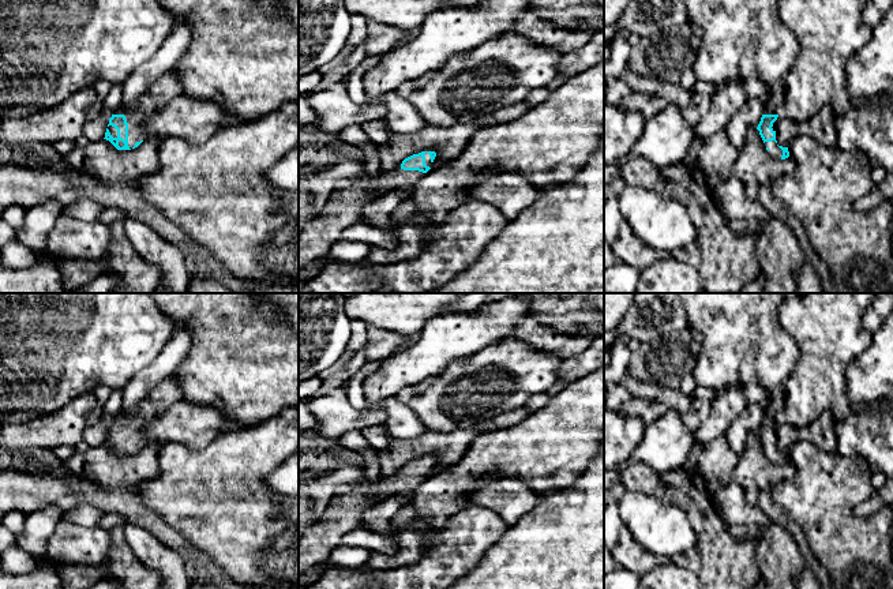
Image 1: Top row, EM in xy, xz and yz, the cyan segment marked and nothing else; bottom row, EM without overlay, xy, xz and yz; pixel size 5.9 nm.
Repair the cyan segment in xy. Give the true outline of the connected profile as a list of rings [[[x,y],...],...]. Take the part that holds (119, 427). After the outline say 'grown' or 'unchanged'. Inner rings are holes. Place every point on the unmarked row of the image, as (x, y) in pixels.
[[[169,376],[154,387],[151,398],[135,412],[120,412],[112,420],[104,444],[117,455],[138,453],[145,443],[146,425],[180,399],[183,399],[183,391],[179,382],[175,376]]]; grown

